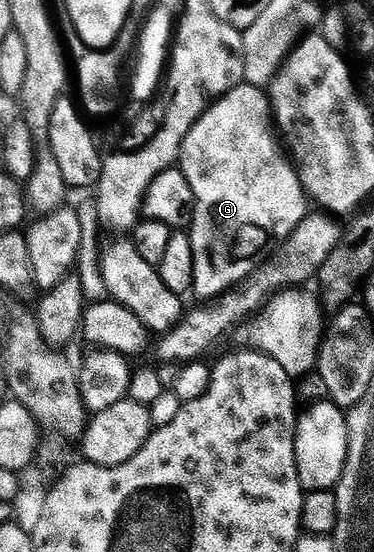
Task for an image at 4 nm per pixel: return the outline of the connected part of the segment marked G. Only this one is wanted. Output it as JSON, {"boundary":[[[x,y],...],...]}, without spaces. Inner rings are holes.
{"boundary":[[[240,84],[208,105],[202,115],[219,118],[219,122],[243,118],[243,126],[199,126],[195,122],[180,148],[177,166],[196,198],[189,223],[193,256],[237,258],[237,246],[253,242],[253,230],[261,230],[261,210],[275,210],[275,200],[299,200],[303,185],[267,123],[269,110],[260,87]],[[257,120],[262,124],[255,126]]]}

